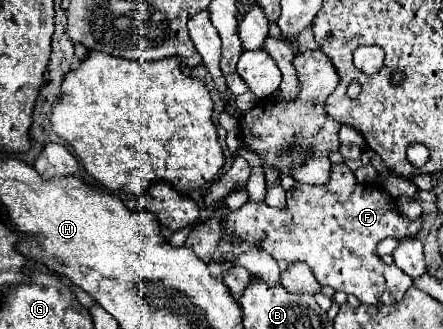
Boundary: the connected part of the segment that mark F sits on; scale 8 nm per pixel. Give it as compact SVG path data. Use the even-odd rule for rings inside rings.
M334 164L326 184L298 182L292 190L286 190L284 210L270 208L264 200L248 200L242 208L228 212L220 222L222 236L212 262L226 274L234 266L236 256L252 248L262 248L278 262L280 270L304 262L320 286L352 294L362 304L398 304L414 280L398 266L386 266L376 254L376 246L384 238L416 236L422 222L422 218L404 218L384 188L362 184L346 164ZM230 236L236 236L238 242L230 242Z

